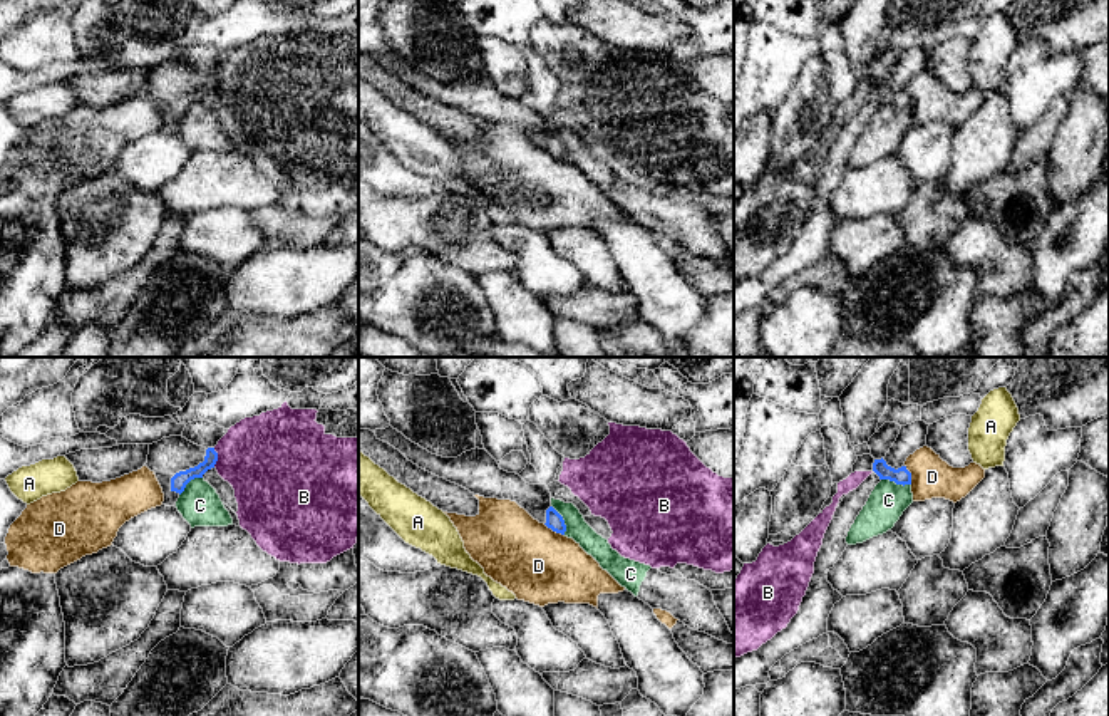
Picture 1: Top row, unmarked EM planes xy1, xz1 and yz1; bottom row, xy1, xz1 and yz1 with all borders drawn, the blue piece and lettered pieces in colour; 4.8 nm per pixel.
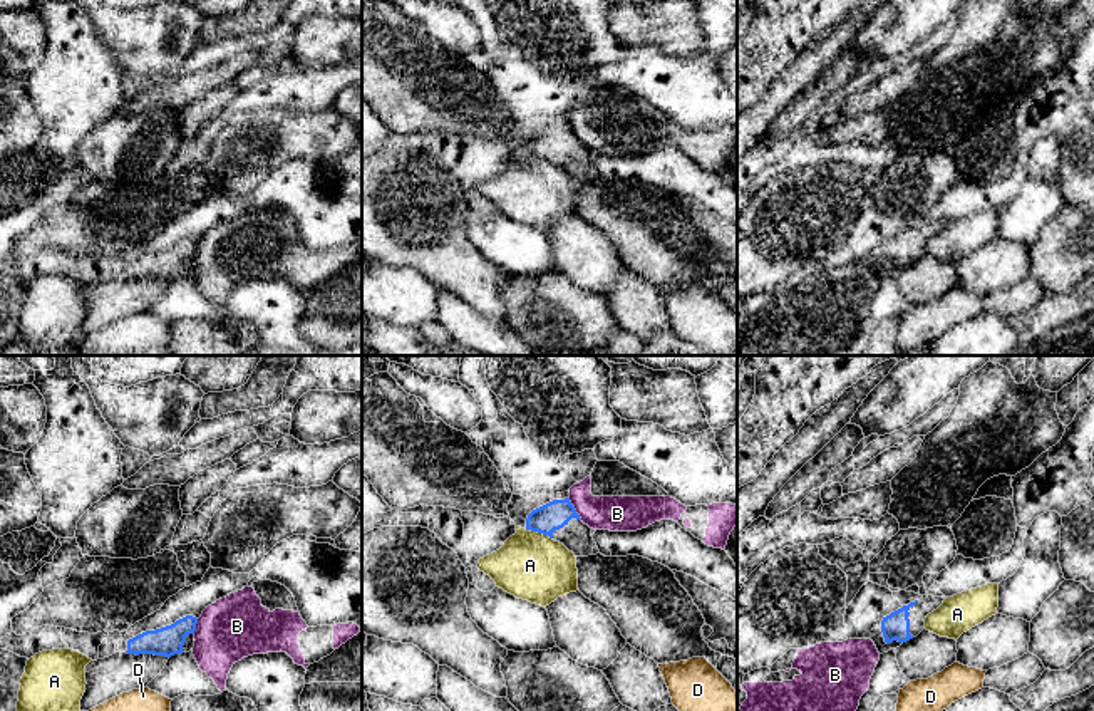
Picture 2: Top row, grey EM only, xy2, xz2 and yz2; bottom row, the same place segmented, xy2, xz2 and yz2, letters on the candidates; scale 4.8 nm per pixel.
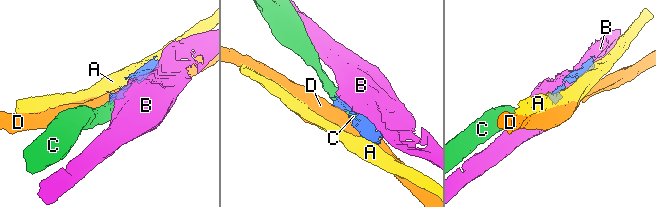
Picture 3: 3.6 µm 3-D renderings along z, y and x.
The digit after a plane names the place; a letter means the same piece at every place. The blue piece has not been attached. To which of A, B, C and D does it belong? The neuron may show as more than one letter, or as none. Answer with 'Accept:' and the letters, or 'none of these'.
Accept: none of these

